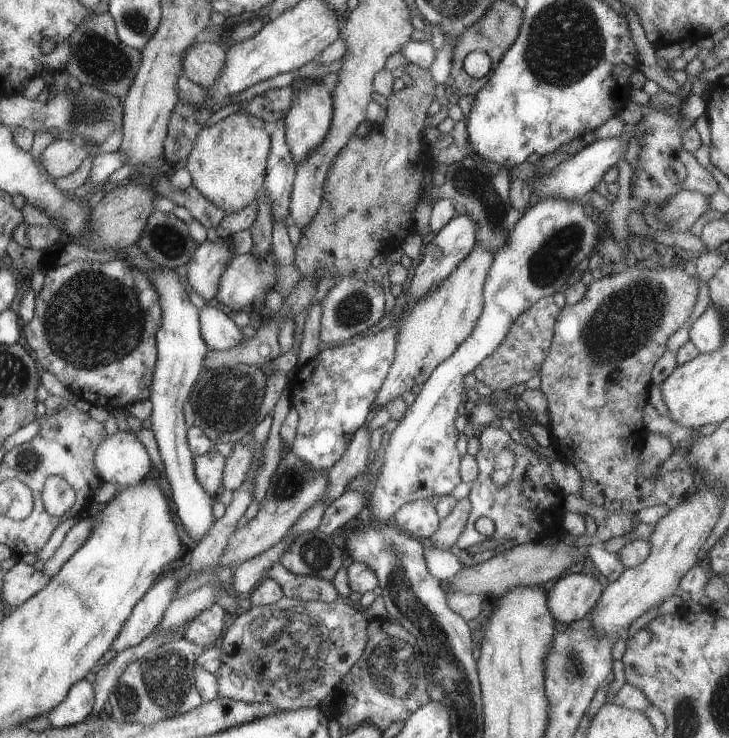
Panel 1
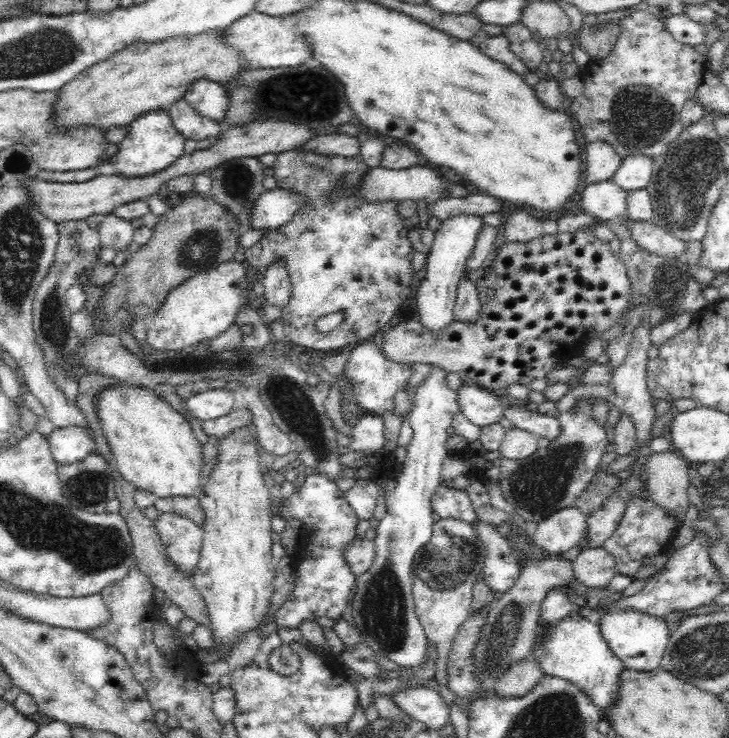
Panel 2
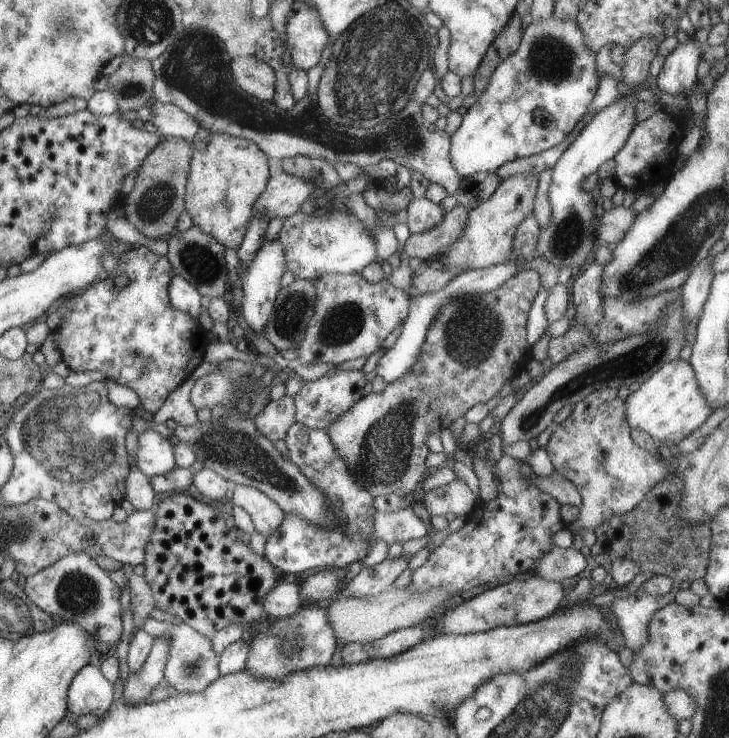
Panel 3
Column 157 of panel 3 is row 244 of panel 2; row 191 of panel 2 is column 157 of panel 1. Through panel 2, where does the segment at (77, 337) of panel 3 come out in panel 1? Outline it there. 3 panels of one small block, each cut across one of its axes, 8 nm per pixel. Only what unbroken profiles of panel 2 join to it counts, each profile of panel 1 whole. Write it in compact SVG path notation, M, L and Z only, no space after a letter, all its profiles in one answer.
M119 258L107 262L72 260L67 264L54 267L44 274L44 283L34 300L33 318L27 324L24 324L21 330L21 342L27 344L33 350L35 360L39 362L41 370L51 372L73 395L80 397L81 400L88 402L90 405L100 407L103 413L106 413L113 409L121 410L130 404L149 398L152 370L156 361L155 333L159 328L159 324L161 324L161 307L159 306L159 300L157 300L157 292L154 291L153 284L149 284L149 278L145 276L145 272L139 272L137 268L133 268L126 260Z

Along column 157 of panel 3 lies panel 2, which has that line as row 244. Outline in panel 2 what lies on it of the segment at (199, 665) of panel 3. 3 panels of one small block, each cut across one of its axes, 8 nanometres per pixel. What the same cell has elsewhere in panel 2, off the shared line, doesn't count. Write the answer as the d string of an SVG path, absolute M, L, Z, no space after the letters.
M617 217L613 221L605 223L613 228L613 232L621 240L621 249L618 255L630 281L630 296L617 321L621 328L621 334L612 338L606 345L604 349L606 361L601 364L609 366L609 370L613 373L616 368L620 368L624 364L628 352L630 352L634 332L640 326L647 326L651 330L654 326L664 324L666 320L670 320L674 316L686 314L686 311L696 316L706 308L708 302L702 295L702 283L698 282L690 273L690 265L684 255L668 257L648 252L628 236L624 222L619 222Z

